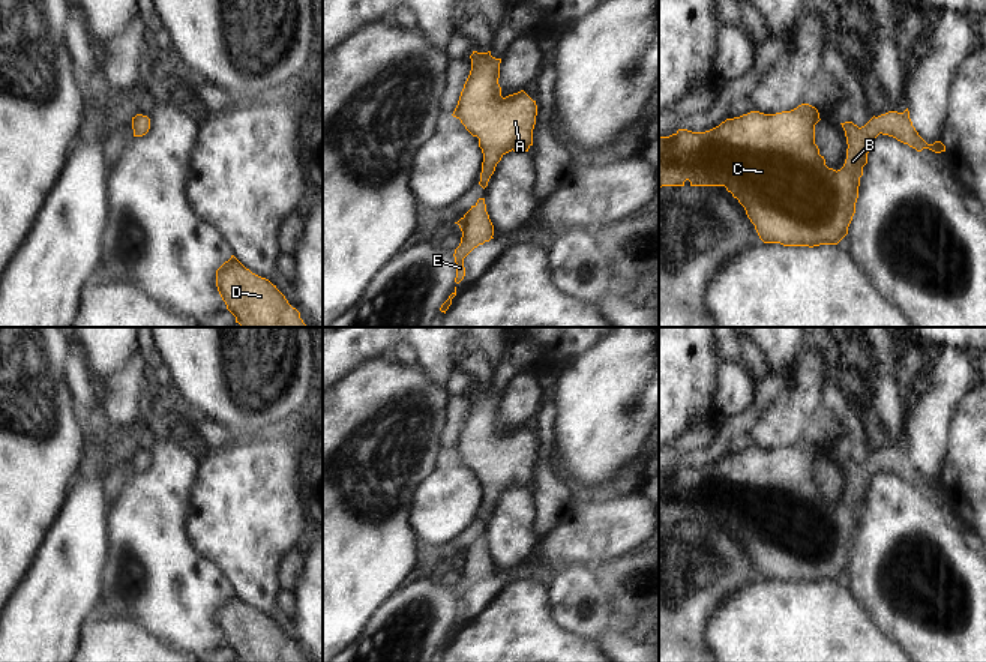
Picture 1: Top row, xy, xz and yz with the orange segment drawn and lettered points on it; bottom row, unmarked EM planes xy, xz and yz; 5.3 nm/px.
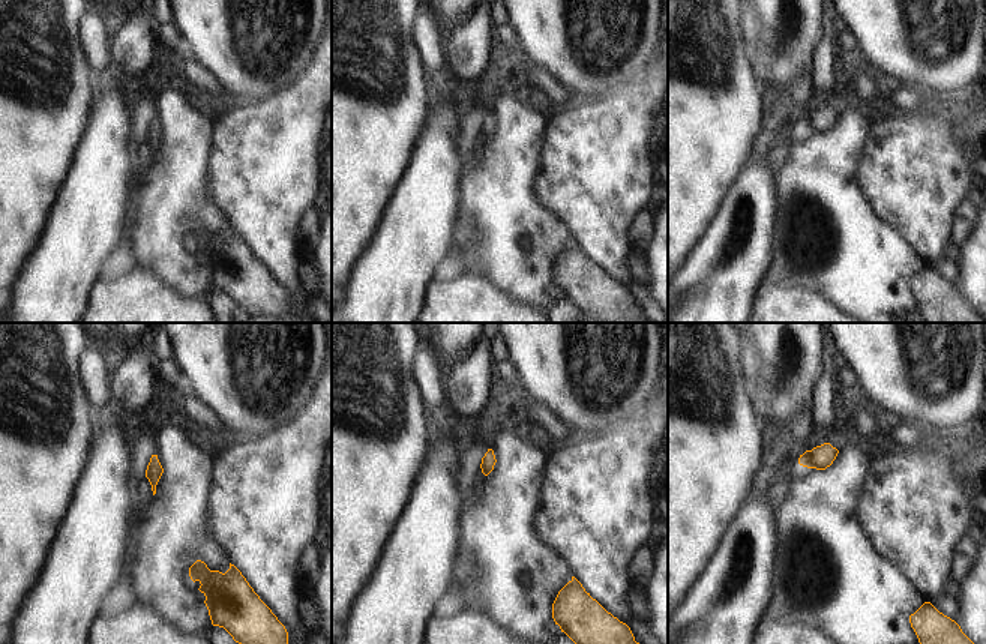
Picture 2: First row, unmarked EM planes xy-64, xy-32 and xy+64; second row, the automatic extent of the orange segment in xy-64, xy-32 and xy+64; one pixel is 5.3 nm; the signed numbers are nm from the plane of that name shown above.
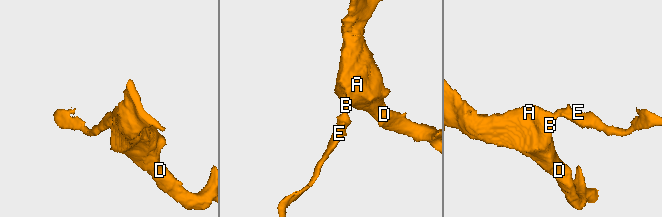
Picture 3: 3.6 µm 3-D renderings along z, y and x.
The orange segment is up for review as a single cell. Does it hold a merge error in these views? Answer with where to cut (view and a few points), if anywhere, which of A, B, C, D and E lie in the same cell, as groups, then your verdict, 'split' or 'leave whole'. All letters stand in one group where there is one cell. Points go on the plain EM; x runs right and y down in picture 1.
no cut; A B C D E; leave whole

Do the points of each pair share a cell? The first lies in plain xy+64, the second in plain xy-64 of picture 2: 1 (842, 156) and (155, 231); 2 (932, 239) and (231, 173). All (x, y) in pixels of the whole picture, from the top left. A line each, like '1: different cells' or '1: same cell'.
1: same cell
2: same cell

